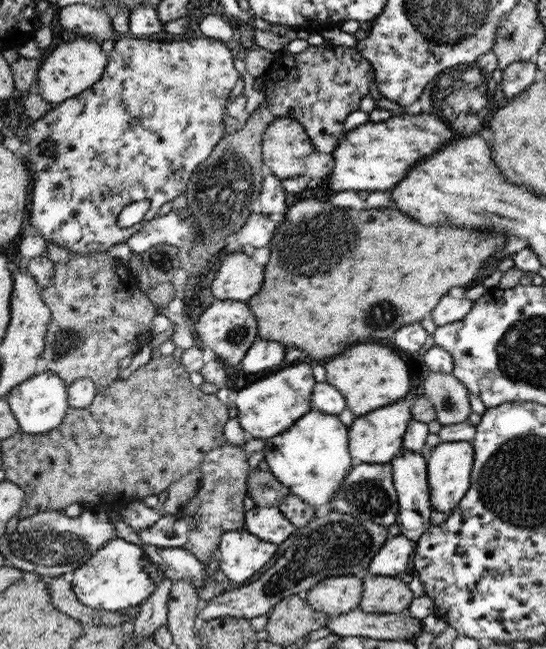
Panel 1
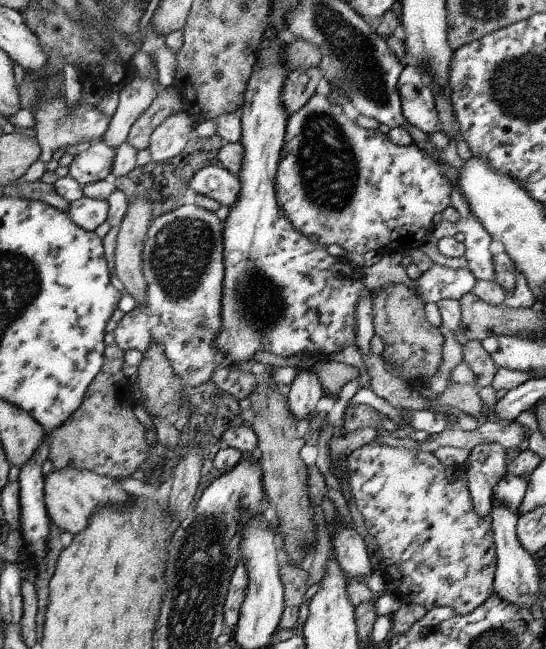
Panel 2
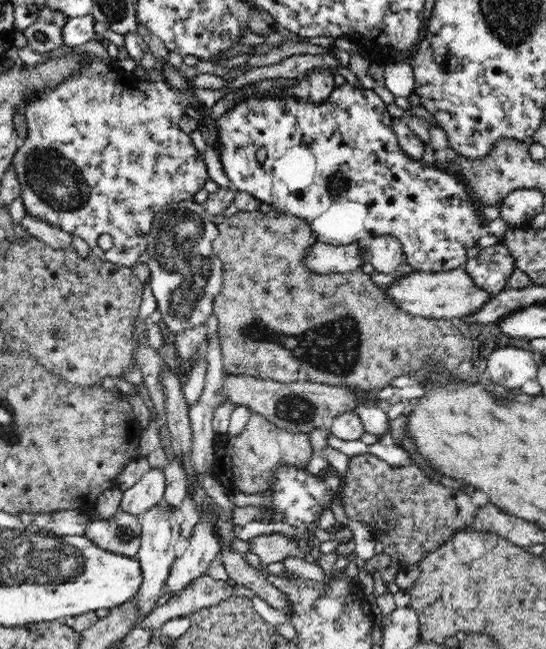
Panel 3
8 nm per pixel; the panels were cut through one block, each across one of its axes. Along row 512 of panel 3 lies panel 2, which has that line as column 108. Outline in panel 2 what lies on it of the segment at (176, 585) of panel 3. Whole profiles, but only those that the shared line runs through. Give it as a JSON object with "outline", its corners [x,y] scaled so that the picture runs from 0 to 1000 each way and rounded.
{"outline":[[[152,304],[128,313],[128,320],[121,327],[128,330],[139,348],[159,356],[174,356],[196,339],[198,324],[196,308]]]}

